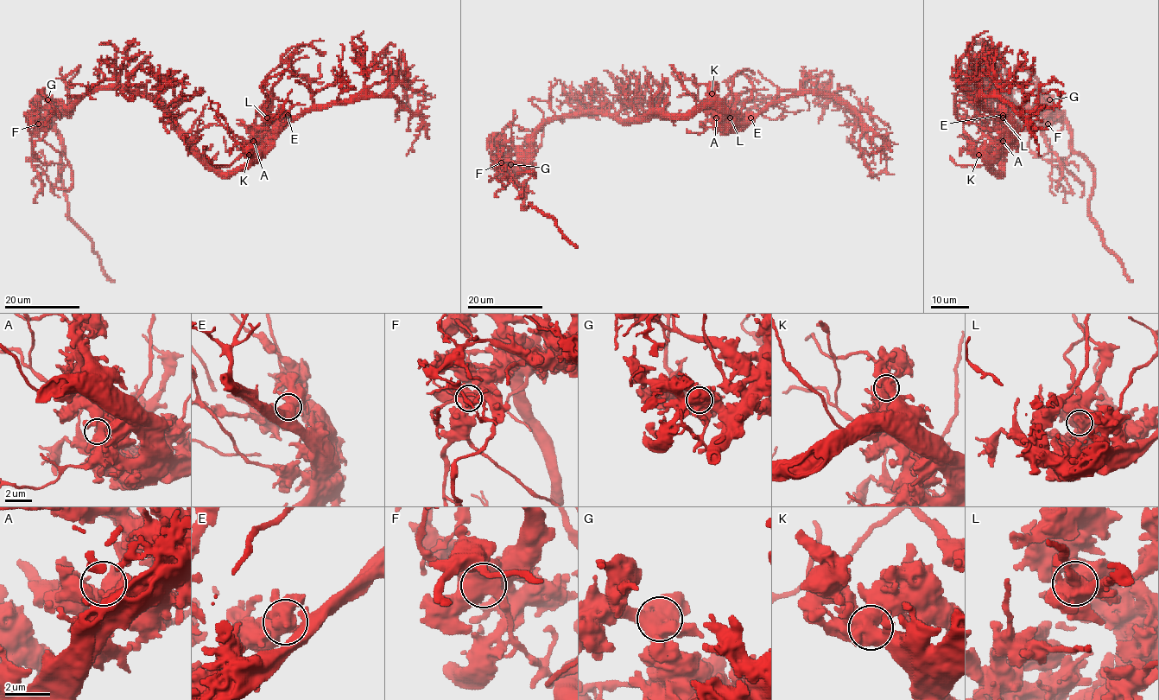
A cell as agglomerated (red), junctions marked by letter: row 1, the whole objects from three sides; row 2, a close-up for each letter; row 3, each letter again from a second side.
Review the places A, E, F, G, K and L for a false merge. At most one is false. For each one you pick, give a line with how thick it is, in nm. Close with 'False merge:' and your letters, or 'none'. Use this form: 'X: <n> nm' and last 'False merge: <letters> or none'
F: 650 nm
False merge: F

